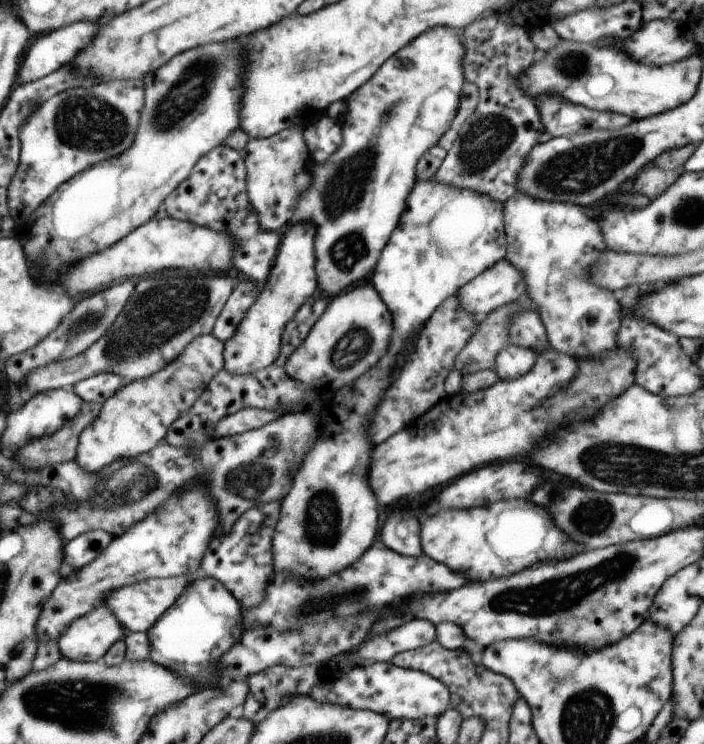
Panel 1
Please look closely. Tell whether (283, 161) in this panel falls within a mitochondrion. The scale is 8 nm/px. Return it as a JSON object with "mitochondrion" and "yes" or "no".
{"mitochondrion":"no"}

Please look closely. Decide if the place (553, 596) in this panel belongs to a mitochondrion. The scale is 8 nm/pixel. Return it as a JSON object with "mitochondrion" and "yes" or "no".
{"mitochondrion":"yes"}

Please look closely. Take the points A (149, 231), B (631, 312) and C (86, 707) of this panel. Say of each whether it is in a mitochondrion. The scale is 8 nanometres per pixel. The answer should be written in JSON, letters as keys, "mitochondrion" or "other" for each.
{"A":"other","B":"other","C":"mitochondrion"}

